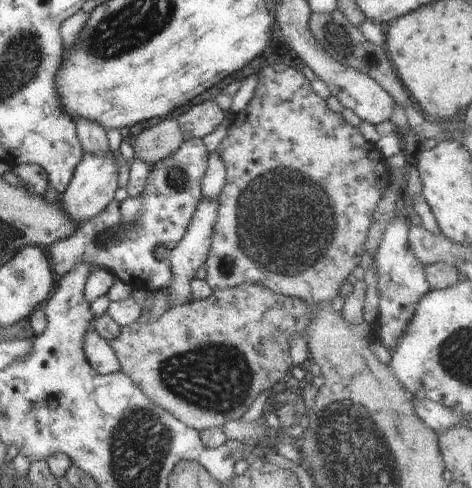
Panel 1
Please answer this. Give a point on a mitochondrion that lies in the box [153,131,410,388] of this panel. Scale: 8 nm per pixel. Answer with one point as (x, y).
(288, 217)

